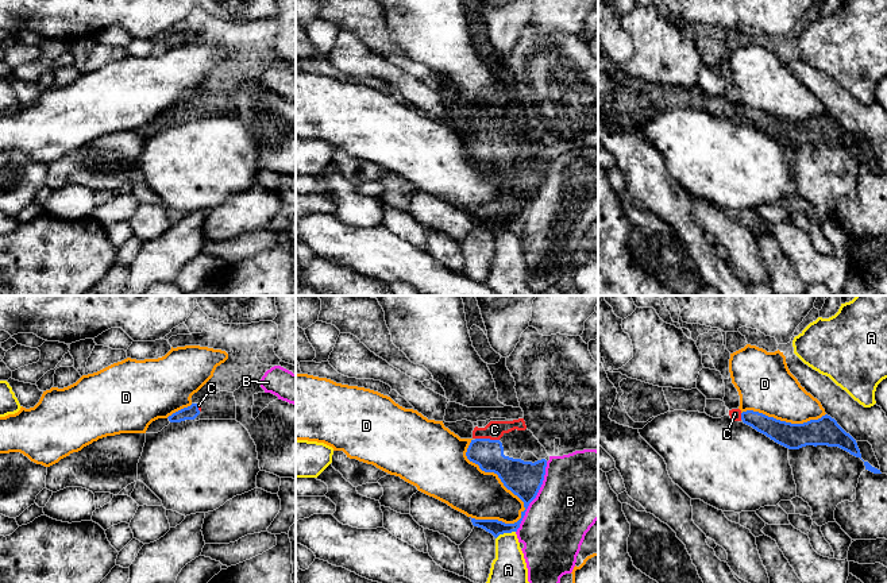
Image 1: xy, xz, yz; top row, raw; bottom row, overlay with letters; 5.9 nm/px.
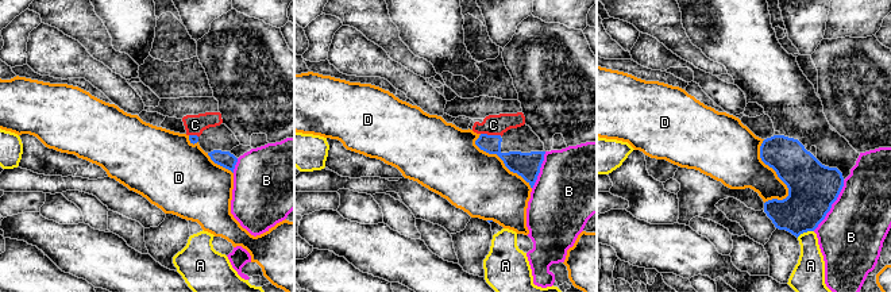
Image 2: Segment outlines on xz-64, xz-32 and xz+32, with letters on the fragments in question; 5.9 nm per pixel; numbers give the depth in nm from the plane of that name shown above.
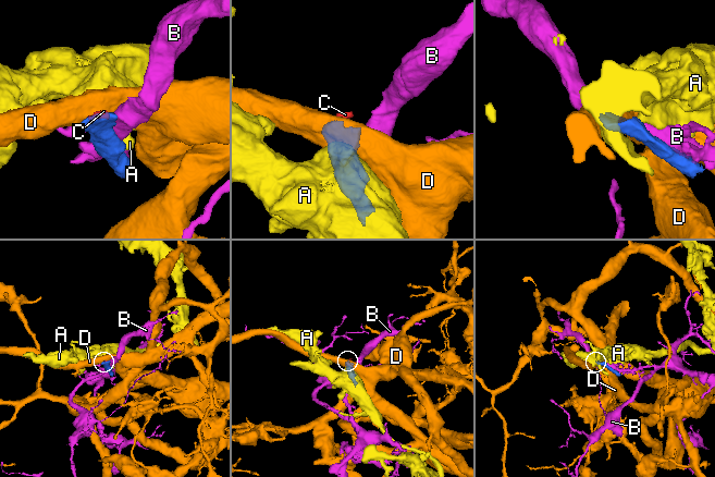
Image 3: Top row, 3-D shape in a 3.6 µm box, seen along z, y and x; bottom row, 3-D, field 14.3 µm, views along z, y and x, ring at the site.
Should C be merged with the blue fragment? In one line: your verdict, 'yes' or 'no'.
yes

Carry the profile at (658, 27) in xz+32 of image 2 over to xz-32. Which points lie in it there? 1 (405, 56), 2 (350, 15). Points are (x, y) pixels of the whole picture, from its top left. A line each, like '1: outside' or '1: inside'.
1: inside
2: inside

